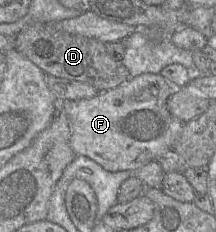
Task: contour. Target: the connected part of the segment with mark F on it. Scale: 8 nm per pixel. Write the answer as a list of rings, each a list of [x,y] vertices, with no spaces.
[[[144,73],[137,77],[130,78],[123,84],[103,91],[99,92],[97,95],[93,96],[92,98],[85,98],[85,99],[79,99],[79,100],[63,100],[63,101],[57,101],[57,110],[58,108],[63,109],[63,111],[67,114],[69,121],[70,121],[70,139],[69,139],[69,145],[73,152],[76,155],[83,155],[87,156],[88,158],[94,160],[97,164],[102,166],[105,170],[110,172],[117,172],[117,171],[135,171],[142,166],[146,165],[152,160],[155,160],[156,157],[162,155],[169,149],[173,147],[173,144],[178,139],[182,127],[185,123],[180,121],[179,119],[175,118],[170,114],[170,112],[167,109],[167,99],[172,94],[172,83],[167,81],[162,75],[160,74],[152,74],[152,73]]]

